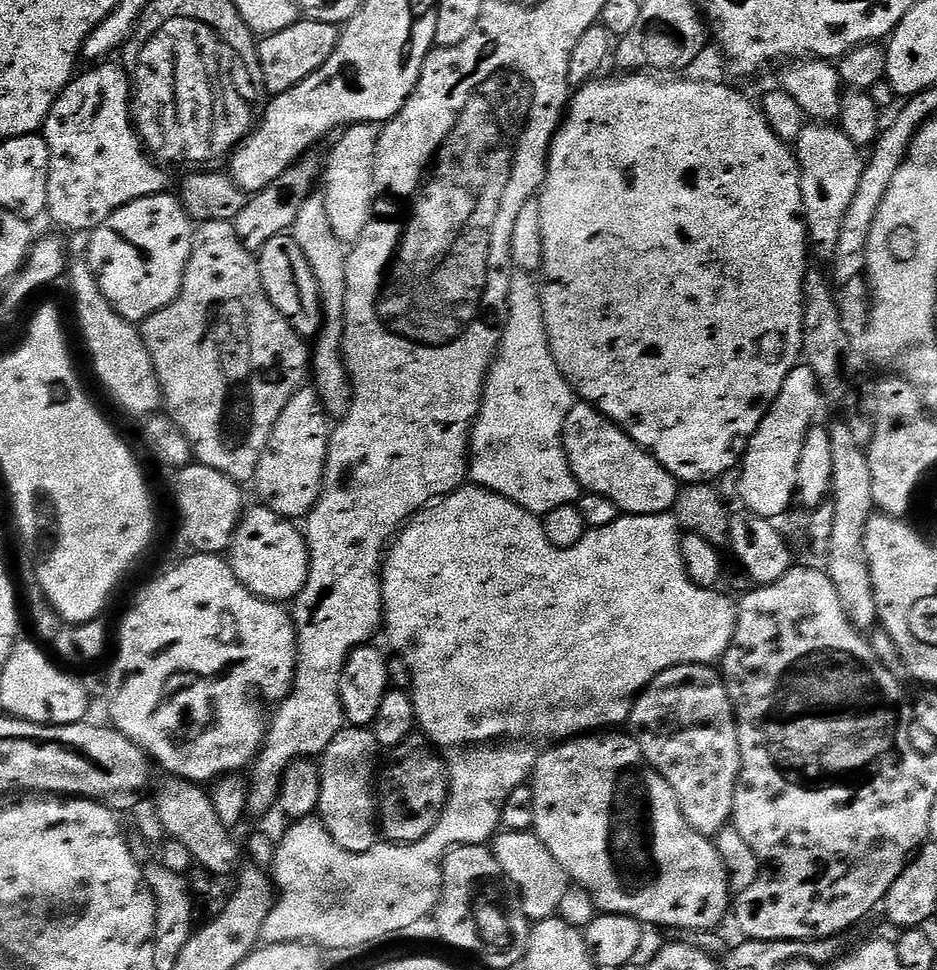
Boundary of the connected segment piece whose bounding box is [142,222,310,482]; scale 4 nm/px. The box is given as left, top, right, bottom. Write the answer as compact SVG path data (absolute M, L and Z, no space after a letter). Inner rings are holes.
M206 222L195 229L192 237L190 262L184 271L184 281L180 287L180 293L176 295L174 303L168 304L150 318L142 321L142 335L146 342L146 350L154 362L156 377L160 380L163 403L174 418L174 422L178 422L178 426L182 426L182 434L186 434L186 438L190 438L193 457L199 463L226 474L234 481L251 481L258 470L258 462L266 450L266 442L270 442L270 434L274 430L274 422L278 422L278 414L282 414L282 410L286 410L286 402L290 402L292 395L300 388L305 387L306 377L310 372L310 348L288 324L288 320L282 318L282 314L278 314L278 310L270 302L270 298L262 286L257 257L249 252L246 246L242 246L236 233L235 223Z

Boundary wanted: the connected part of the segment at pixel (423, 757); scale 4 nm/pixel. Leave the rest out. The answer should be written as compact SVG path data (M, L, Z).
M413 734L397 748L391 749L388 765L383 765L378 780L378 828L385 841L413 844L438 822L448 801L448 765L444 757L423 735Z

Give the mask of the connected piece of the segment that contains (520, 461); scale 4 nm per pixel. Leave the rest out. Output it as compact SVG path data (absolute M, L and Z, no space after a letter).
M513 271L508 295L508 323L496 348L496 358L484 382L484 400L480 413L472 425L470 445L470 480L473 485L496 492L502 498L522 506L541 518L558 506L576 504L582 495L580 483L570 470L564 449L564 423L574 403L574 393L568 379L558 370L550 350L548 331L544 321L544 297L537 277L531 273Z

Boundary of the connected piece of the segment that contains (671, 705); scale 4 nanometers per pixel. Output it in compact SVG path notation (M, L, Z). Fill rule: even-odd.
M706 664L670 666L650 682L636 698L626 725L636 745L654 769L674 790L684 820L698 834L715 838L732 824L734 794L738 790L738 778L742 766L742 754L738 746L736 707L724 684L724 677L715 667Z

